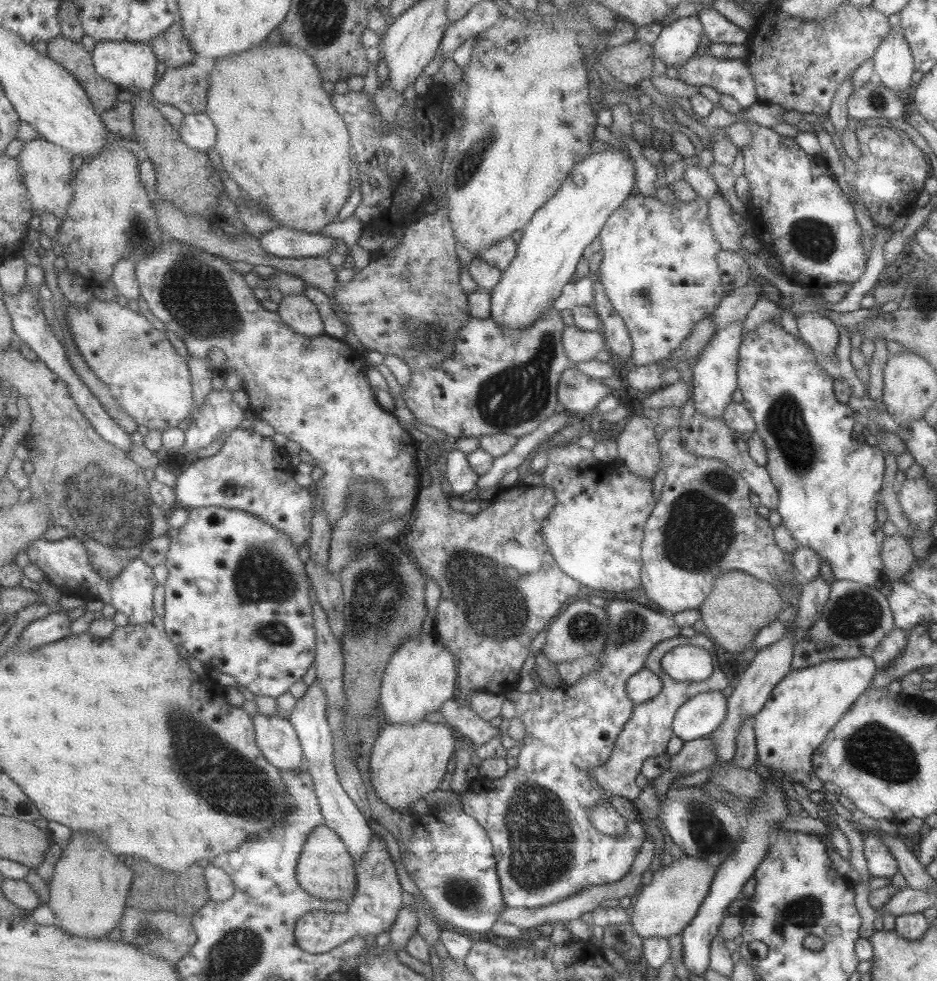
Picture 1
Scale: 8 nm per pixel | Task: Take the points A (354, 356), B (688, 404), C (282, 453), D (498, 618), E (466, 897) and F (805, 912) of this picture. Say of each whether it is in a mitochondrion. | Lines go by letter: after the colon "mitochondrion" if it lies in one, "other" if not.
A: other
B: other
C: other
D: mitochondrion
E: mitochondrion
F: mitochondrion

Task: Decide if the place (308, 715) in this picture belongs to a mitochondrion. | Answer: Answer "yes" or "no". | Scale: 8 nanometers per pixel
no

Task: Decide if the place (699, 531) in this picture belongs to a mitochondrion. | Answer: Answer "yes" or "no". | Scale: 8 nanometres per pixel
yes

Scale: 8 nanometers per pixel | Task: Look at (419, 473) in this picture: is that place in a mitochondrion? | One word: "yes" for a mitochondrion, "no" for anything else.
no

